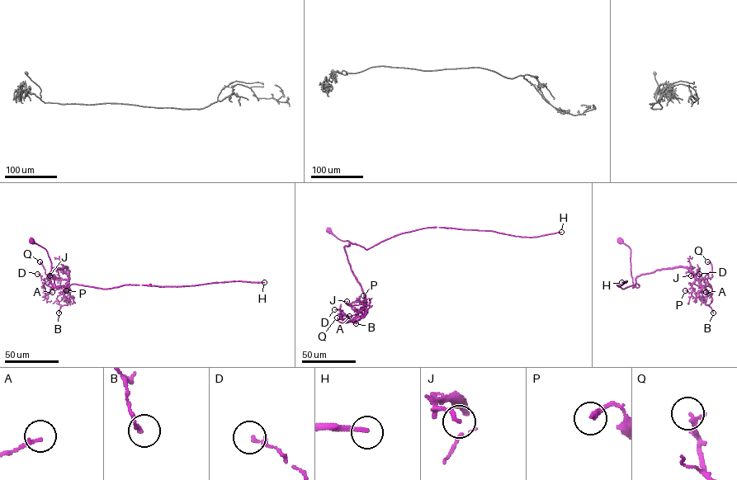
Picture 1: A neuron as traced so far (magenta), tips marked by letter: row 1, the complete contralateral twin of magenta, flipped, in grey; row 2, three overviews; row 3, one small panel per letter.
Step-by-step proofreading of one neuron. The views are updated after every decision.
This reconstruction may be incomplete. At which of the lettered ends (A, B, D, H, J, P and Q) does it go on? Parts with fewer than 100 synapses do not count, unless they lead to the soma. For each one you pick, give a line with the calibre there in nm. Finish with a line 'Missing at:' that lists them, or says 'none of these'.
H: calibre 200 nm
Missing at: H

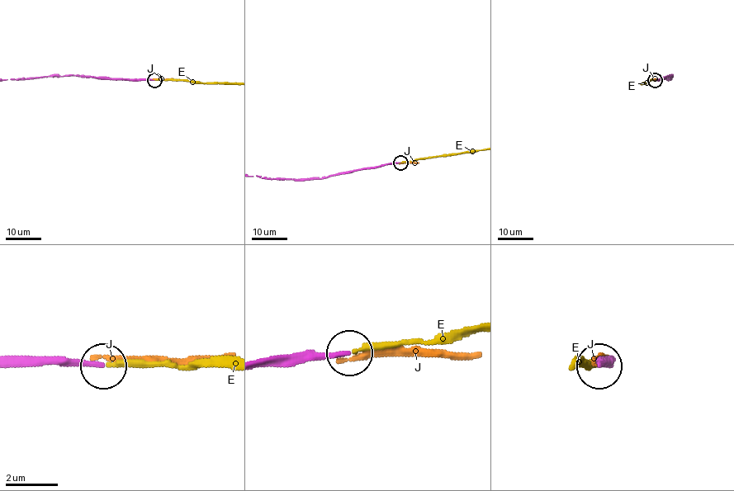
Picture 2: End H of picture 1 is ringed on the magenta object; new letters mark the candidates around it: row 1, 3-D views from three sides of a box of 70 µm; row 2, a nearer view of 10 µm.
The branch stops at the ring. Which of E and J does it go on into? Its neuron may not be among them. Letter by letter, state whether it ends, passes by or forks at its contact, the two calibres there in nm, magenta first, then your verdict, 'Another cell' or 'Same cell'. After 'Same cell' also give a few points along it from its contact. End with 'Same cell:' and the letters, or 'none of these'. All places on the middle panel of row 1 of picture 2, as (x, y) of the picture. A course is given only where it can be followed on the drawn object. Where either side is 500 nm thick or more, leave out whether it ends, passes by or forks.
E: It ends there. Thickness 190 nm (magenta) against 200 nm. Same cell
J: It ends there. Thickness 240 nm (magenta) against 180 nm. Another cell
Same cell: E

